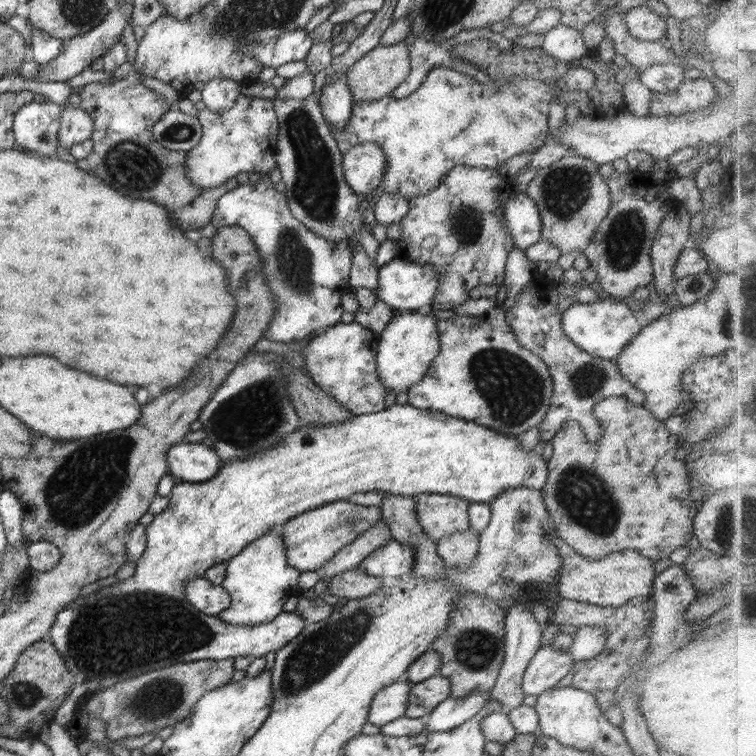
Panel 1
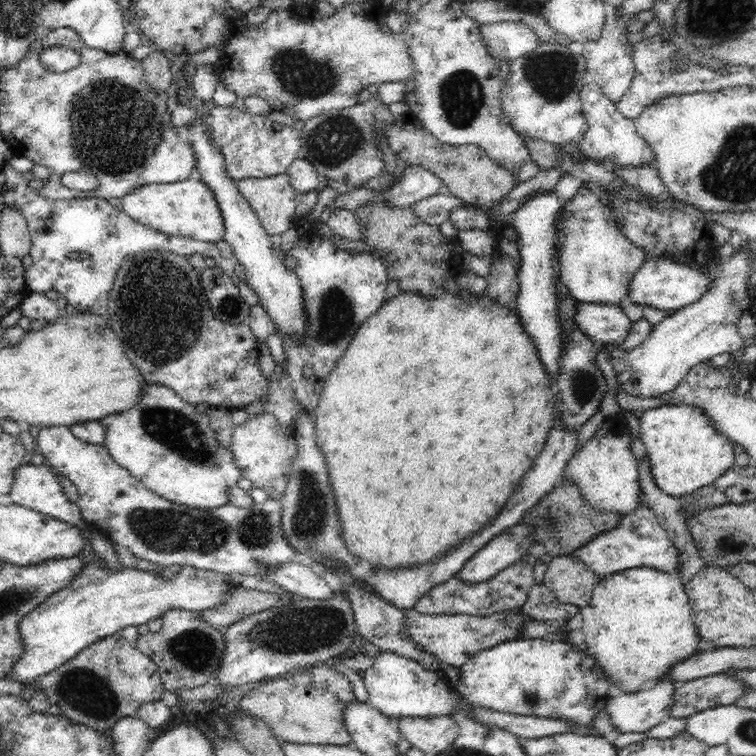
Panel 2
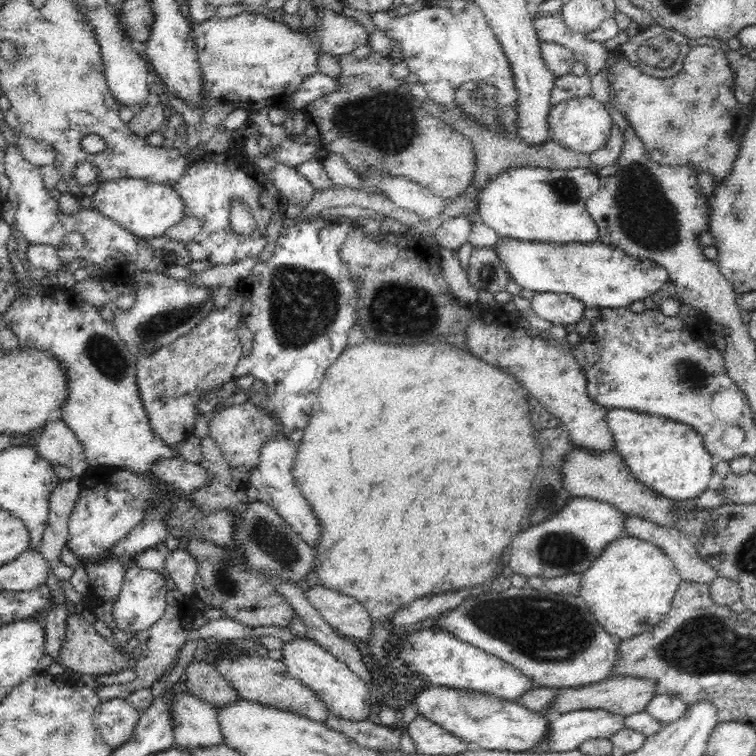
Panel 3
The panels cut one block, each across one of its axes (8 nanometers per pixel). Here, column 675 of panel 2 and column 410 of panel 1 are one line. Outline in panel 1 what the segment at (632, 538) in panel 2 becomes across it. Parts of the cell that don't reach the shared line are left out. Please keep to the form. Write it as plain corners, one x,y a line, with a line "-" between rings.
392,539
362,560
359,566
370,576
399,578
402,574
413,573
414,562
414,547

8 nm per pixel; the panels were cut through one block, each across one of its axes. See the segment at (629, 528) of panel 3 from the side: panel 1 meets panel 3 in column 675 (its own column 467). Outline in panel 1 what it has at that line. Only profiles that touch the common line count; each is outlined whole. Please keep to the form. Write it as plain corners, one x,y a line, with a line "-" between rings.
472,526
436,541
438,556
446,567
466,569
478,555
479,532

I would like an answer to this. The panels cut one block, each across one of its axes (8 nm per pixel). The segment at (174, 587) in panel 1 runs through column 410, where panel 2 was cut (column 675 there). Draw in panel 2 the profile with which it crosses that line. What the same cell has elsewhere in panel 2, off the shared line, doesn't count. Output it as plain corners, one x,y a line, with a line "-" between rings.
664,405
638,413
639,435
644,441
656,485
674,497
687,496
713,484
735,467
736,445
718,434
700,408

